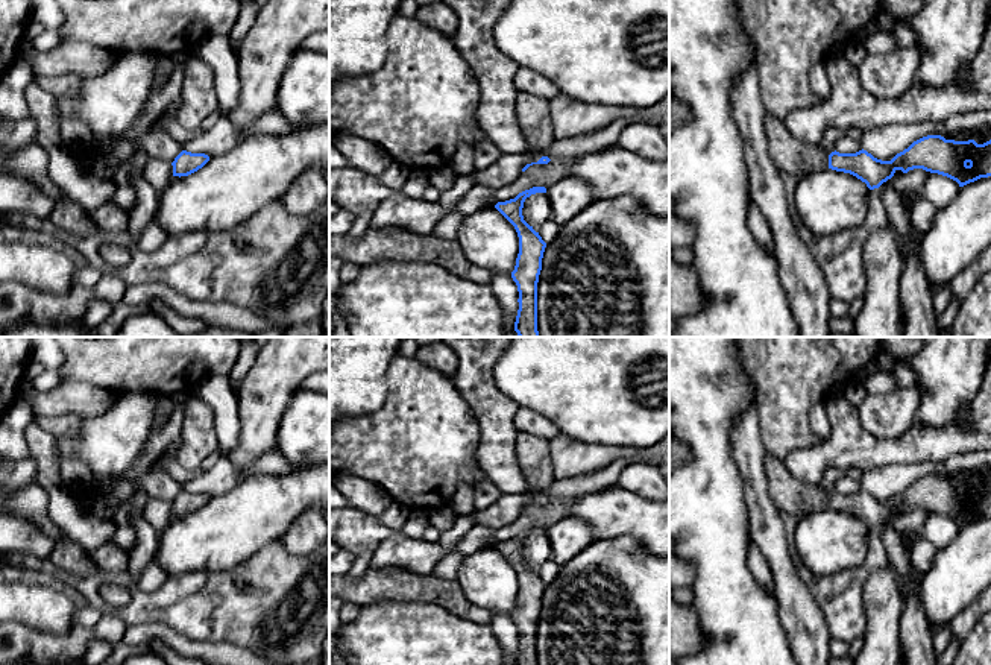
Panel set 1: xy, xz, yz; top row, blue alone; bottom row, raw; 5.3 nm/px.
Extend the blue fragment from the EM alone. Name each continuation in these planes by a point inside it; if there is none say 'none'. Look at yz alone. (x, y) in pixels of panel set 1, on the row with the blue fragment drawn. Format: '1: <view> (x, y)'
1: yz (791, 157)

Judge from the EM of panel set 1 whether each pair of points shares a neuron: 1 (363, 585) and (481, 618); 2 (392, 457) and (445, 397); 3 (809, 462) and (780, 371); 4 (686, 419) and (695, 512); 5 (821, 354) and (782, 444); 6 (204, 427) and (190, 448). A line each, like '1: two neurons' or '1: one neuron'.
1: one neuron
2: one neuron
3: two neurons
4: one neuron
5: one neuron
6: one neuron

